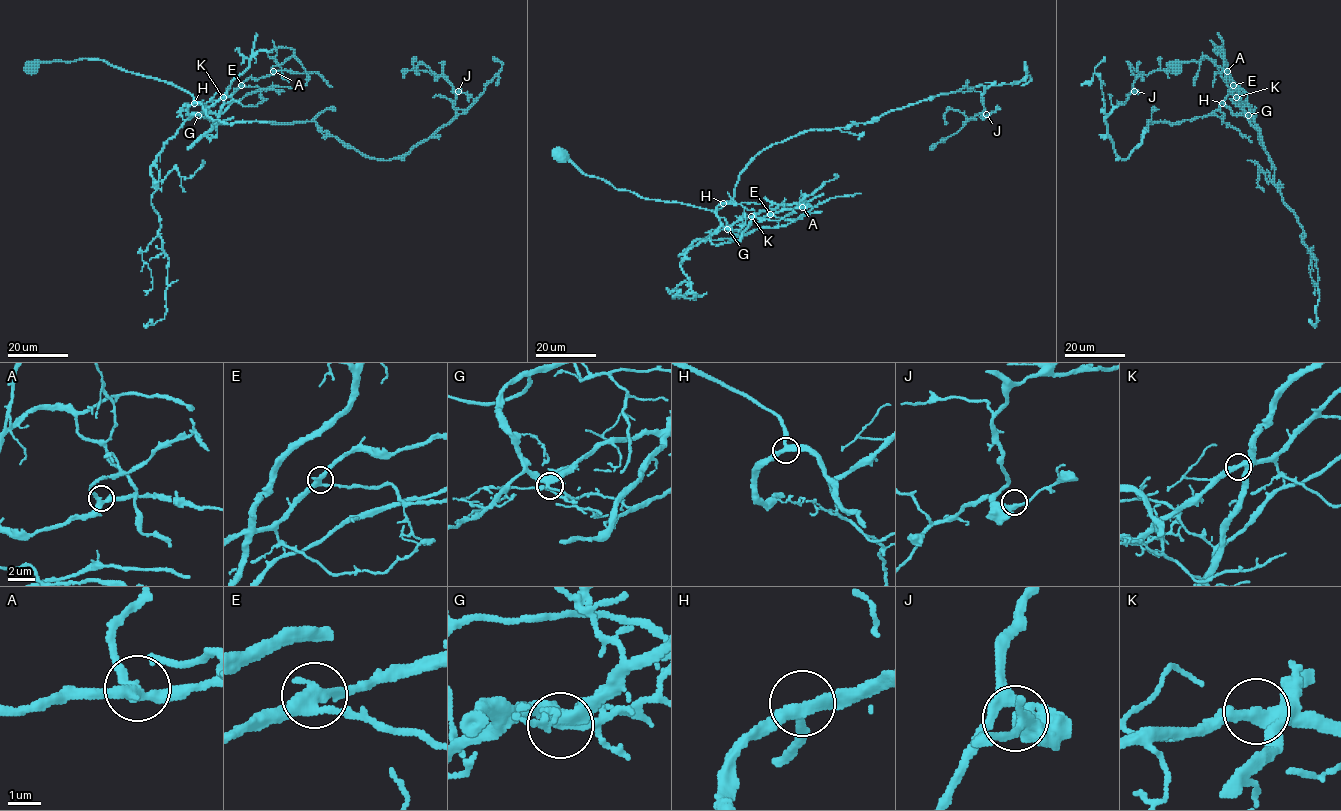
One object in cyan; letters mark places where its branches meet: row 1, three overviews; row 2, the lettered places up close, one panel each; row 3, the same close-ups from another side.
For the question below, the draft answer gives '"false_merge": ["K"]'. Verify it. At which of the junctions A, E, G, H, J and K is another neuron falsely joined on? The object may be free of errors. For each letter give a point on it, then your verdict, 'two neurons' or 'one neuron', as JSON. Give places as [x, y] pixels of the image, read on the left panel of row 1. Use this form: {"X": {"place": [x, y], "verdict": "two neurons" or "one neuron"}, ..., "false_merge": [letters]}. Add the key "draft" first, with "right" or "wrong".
{"draft": "right", "A": {"place": [273, 71], "verdict": "one neuron"}, "E": {"place": [241, 85], "verdict": "one neuron"}, "G": {"place": [198, 115], "verdict": "one neuron"}, "H": {"place": [194, 103], "verdict": "one neuron"}, "J": {"place": [458, 91], "verdict": "one neuron"}, "K": {"place": [223, 97], "verdict": "two neurons"}, "false_merge": ["K"]}

